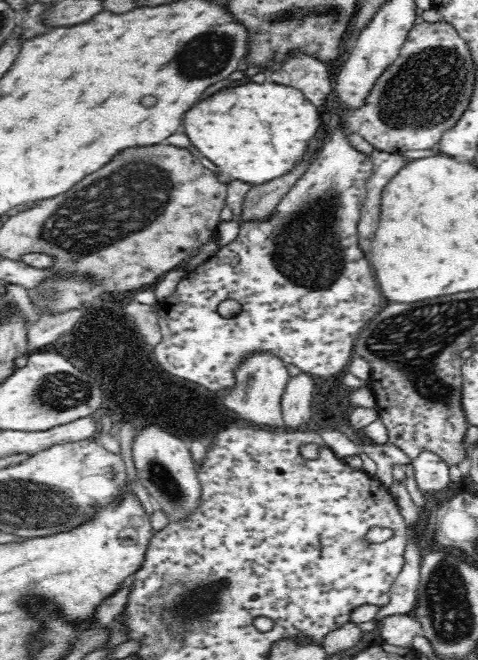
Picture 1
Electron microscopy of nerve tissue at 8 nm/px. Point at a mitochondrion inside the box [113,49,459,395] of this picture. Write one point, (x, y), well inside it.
(307, 250)

